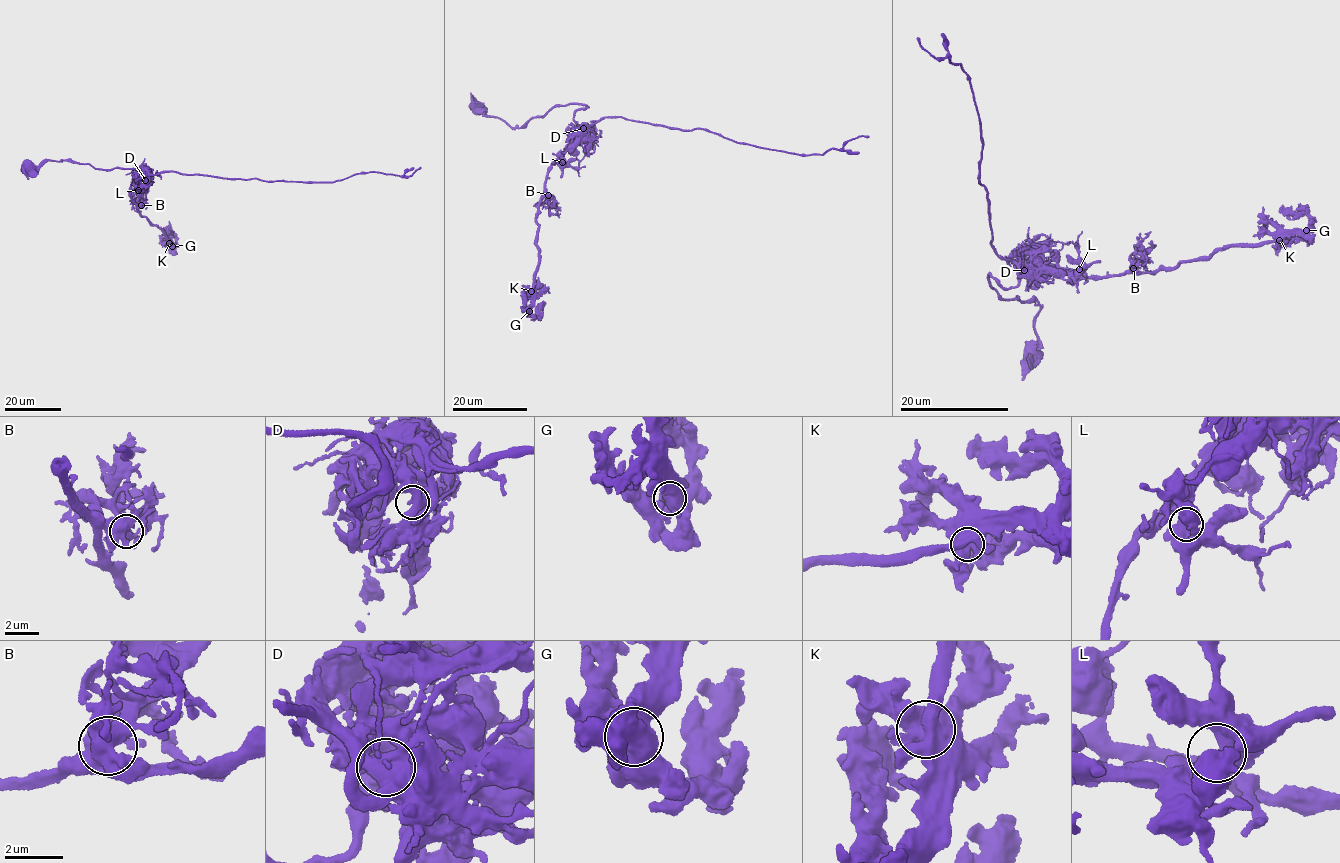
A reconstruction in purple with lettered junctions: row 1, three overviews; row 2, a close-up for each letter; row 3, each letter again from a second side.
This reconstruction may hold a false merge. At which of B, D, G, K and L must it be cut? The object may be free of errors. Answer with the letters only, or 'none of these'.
D

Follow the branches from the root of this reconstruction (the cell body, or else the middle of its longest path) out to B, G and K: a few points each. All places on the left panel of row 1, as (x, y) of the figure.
B: (27, 168), (68, 159), (104, 169), (135, 168), (141, 174), (130, 193), (141, 205)
G: (27, 168), (68, 159), (104, 169), (135, 168), (141, 174), (130, 193), (137, 210), (172, 246)
K: (27, 168), (68, 159), (104, 169), (135, 168), (141, 174), (132, 199), (169, 243)

